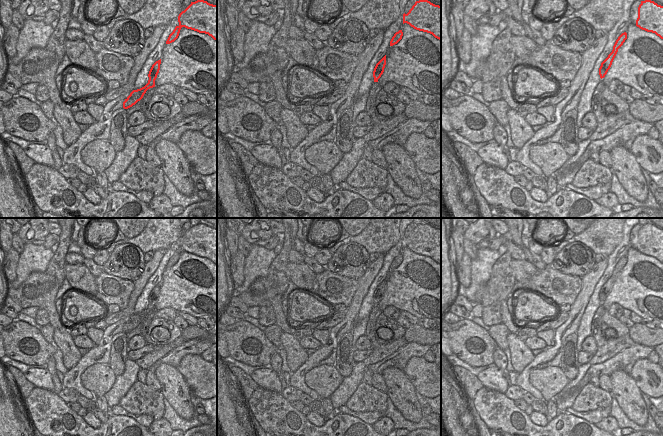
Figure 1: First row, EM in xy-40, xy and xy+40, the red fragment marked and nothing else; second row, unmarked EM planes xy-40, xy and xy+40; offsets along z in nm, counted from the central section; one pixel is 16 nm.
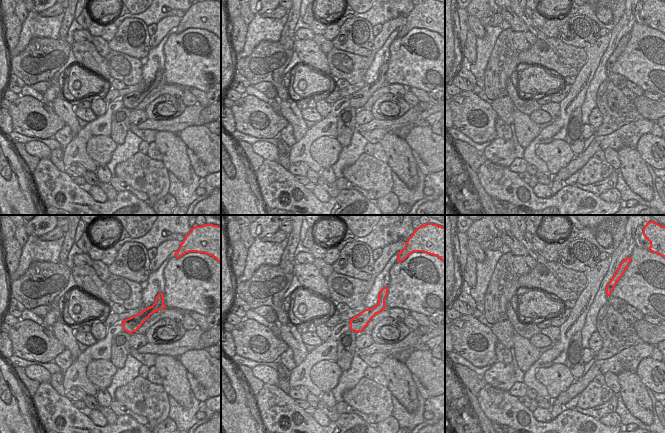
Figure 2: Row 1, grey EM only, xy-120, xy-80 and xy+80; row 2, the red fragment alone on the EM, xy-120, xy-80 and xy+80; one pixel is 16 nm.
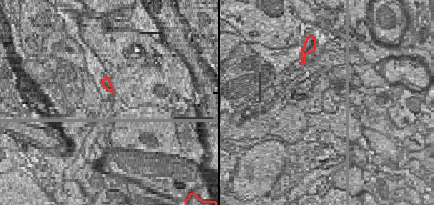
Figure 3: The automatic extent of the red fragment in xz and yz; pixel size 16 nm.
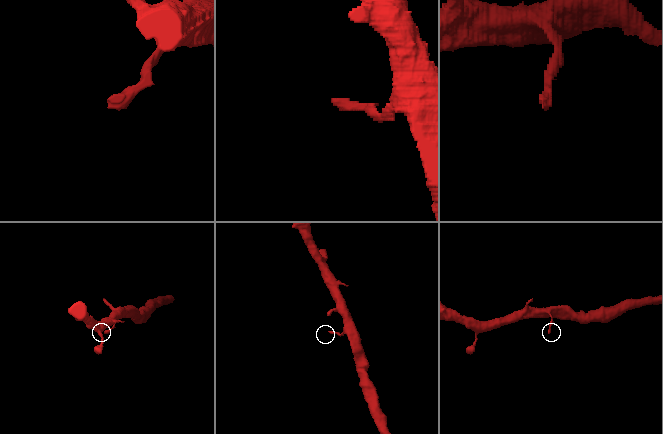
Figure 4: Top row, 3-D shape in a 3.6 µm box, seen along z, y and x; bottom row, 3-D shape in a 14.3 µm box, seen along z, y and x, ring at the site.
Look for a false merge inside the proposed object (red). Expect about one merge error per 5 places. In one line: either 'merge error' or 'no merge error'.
no merge error

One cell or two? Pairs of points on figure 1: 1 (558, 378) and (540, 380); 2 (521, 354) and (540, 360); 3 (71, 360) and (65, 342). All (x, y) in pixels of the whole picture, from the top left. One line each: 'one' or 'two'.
1: one
2: two
3: one

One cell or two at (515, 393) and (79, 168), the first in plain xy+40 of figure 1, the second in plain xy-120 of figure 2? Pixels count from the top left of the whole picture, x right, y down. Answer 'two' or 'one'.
one

